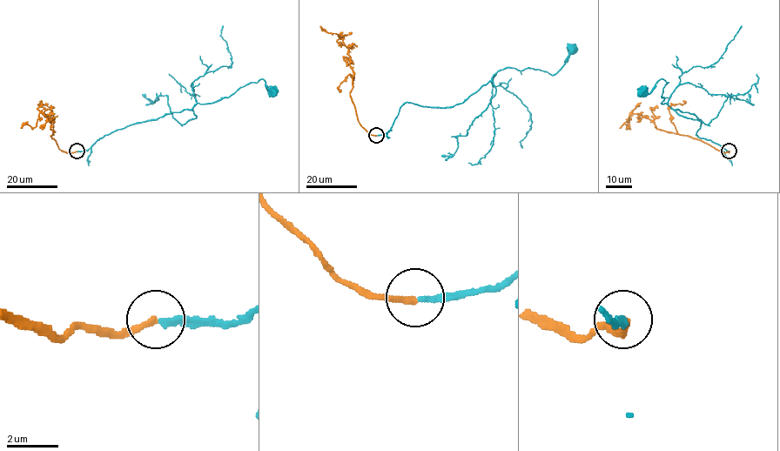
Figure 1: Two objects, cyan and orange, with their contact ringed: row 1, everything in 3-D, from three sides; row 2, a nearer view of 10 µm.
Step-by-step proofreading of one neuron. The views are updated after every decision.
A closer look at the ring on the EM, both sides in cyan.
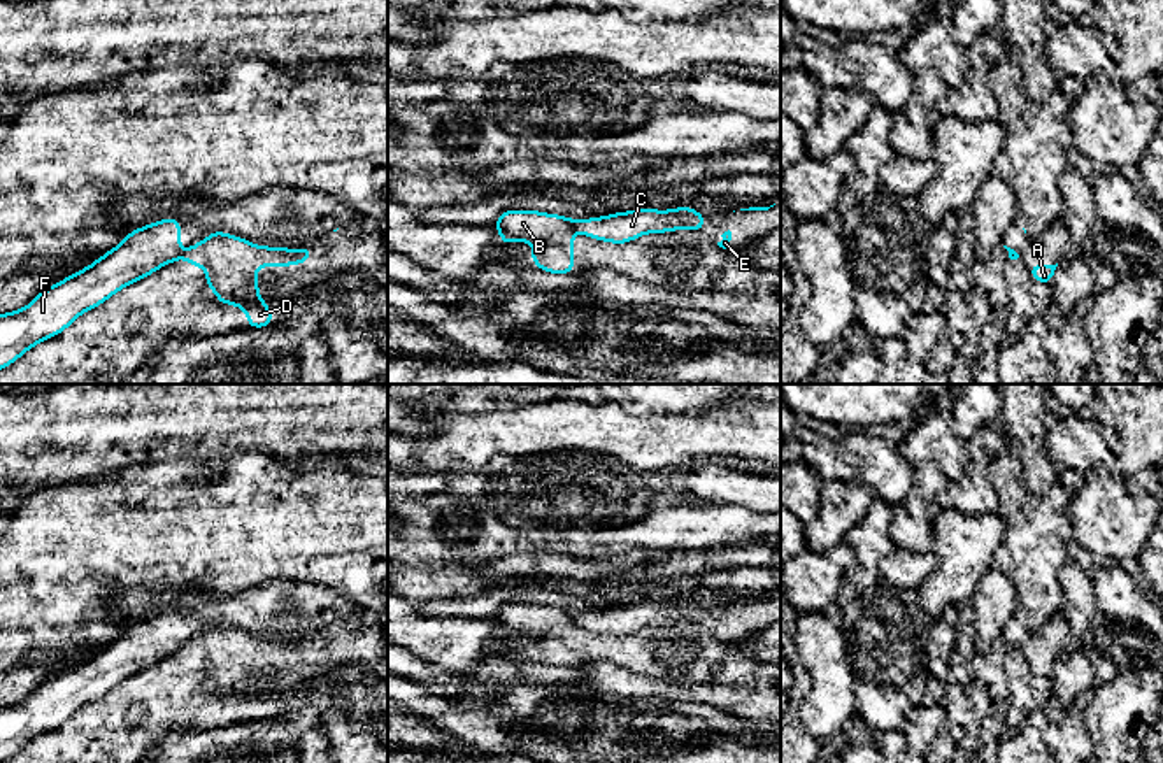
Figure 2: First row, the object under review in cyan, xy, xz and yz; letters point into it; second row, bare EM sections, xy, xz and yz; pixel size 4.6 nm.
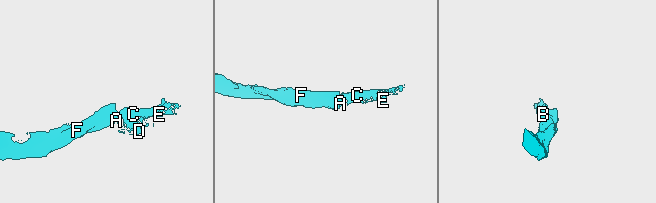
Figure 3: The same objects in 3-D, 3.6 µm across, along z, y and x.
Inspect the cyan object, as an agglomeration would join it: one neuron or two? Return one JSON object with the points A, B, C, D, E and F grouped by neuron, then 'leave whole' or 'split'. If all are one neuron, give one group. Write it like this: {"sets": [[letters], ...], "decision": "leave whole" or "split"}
{"sets": [["A", "B", "F"], ["C", "D", "E"]], "decision": "split"}

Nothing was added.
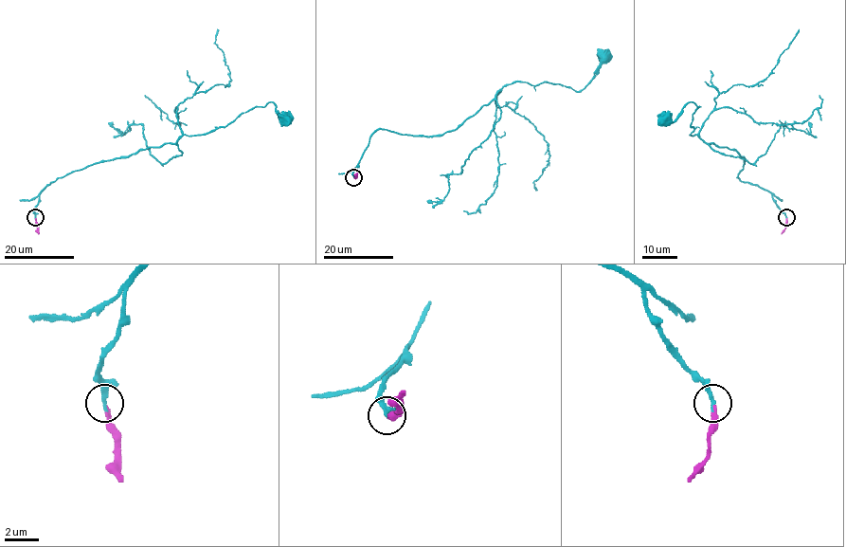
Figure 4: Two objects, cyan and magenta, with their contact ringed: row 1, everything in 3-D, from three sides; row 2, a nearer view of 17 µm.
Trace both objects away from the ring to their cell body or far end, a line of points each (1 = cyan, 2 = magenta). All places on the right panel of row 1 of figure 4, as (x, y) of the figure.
1: (786, 218), (770, 193), (737, 176), (745, 164), (735, 151), (691, 135), (700, 106), (689, 102), (665, 118)
2: (786, 218), (785, 229), (781, 233)

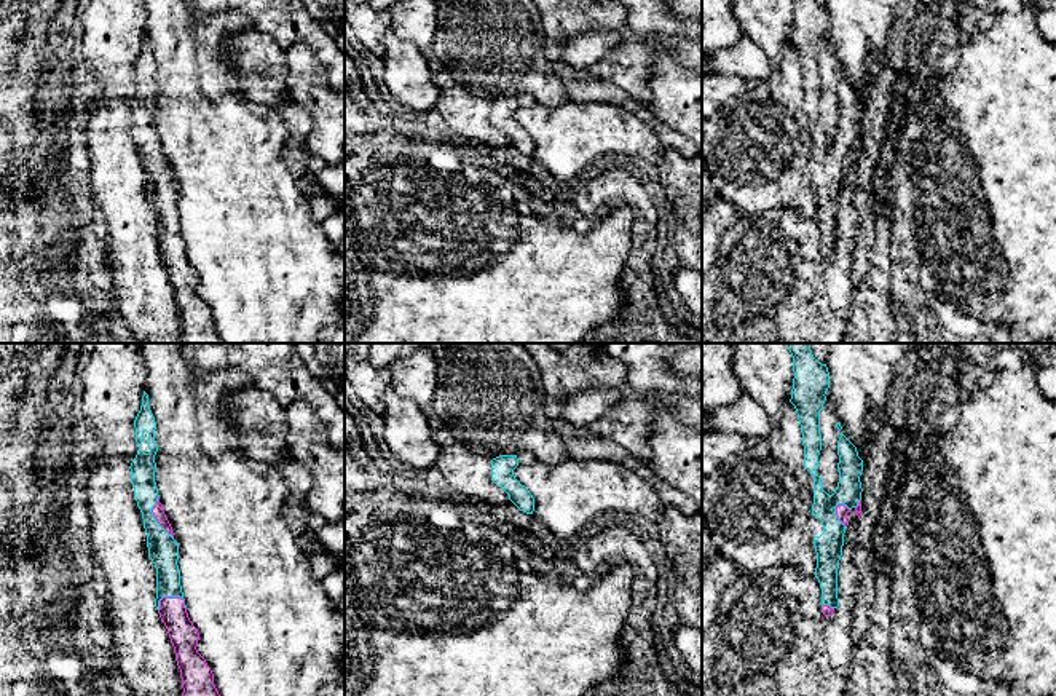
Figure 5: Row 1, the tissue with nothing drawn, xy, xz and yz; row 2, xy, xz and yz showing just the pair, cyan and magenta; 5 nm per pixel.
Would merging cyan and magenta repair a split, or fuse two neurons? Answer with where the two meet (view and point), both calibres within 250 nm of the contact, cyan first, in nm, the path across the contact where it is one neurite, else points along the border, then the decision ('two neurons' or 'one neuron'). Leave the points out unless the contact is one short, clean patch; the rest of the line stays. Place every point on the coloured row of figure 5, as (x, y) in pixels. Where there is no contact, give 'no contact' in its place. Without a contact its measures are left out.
contact xy (153, 518); calibres 160 and 60 nm; one neuron

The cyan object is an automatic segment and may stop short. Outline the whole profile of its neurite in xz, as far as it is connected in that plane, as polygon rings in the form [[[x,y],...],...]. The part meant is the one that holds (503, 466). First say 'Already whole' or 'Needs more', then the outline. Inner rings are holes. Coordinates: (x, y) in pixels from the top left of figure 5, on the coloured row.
Already whole. [[[499,455],[491,460],[491,479],[501,487],[509,500],[523,512],[533,514],[534,498],[530,490],[522,485],[515,476],[514,469],[518,466],[517,455]]]

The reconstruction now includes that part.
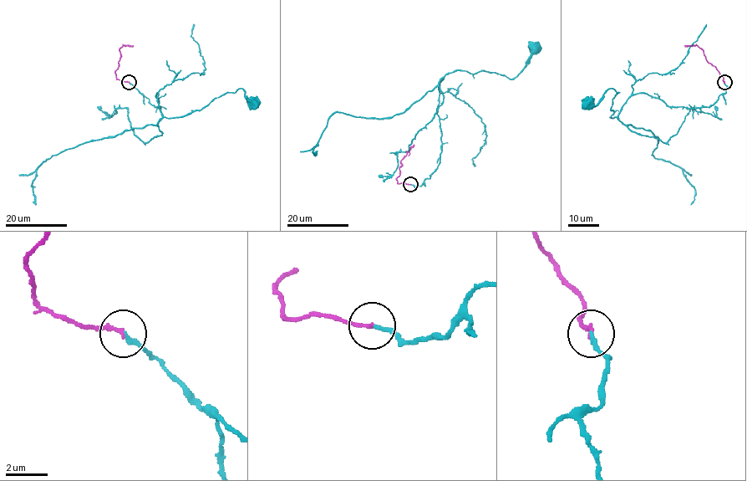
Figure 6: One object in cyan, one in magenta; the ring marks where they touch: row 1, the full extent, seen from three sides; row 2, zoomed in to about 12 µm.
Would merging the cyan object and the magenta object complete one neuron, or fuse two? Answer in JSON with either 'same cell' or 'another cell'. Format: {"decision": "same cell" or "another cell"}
{"decision": "same cell"}

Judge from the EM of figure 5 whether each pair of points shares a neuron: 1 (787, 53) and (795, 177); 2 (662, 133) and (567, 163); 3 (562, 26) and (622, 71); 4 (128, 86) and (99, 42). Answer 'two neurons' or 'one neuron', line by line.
1: one neuron
2: two neurons
3: one neuron
4: one neuron

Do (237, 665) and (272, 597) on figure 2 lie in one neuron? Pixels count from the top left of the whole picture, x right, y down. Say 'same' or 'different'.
different

